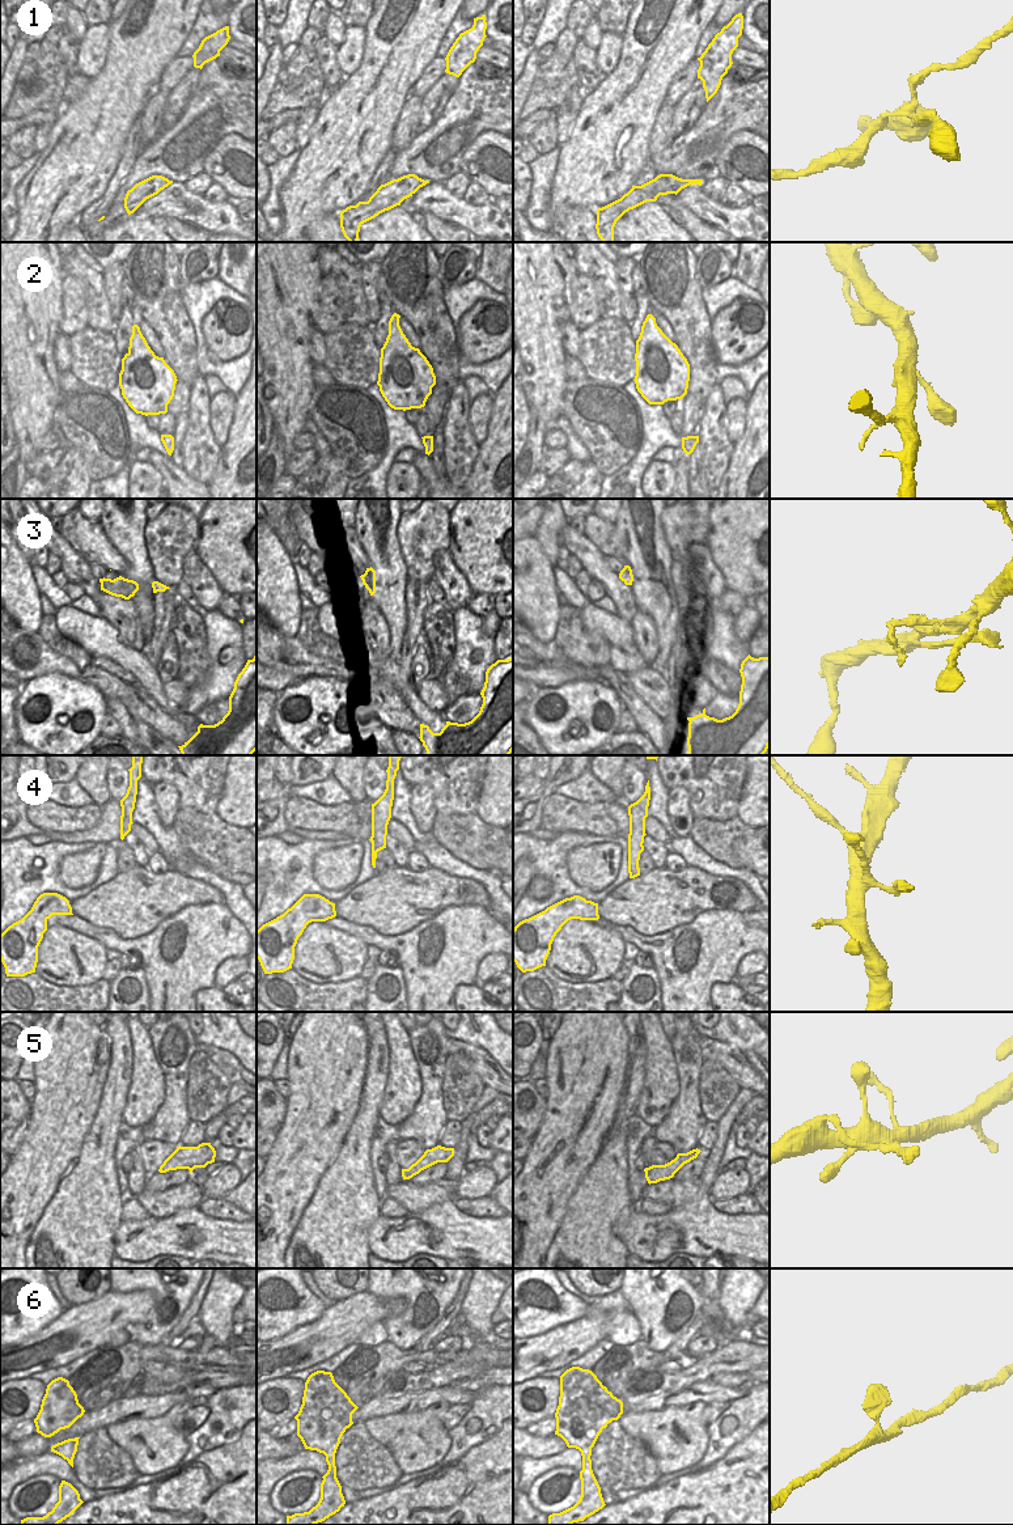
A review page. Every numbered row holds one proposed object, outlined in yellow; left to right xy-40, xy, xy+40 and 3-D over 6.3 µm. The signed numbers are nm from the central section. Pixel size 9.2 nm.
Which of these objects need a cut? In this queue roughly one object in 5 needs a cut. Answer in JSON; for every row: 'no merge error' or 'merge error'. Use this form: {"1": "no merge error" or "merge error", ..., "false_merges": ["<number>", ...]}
{"1": "merge error", "2": "no merge error", "3": "merge error", "4": "no merge error", "5": "no merge error", "6": "no merge error", "false_merges": ["1", "3"]}

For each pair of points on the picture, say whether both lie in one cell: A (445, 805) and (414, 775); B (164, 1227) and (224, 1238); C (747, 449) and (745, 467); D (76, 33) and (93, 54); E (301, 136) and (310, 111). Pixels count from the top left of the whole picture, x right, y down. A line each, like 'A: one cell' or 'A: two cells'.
A: one cell
B: one cell
C: one cell
D: two cells
E: one cell

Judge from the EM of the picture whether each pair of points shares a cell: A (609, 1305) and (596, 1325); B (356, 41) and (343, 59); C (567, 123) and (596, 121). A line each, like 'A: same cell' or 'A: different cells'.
A: same cell
B: same cell
C: different cells

